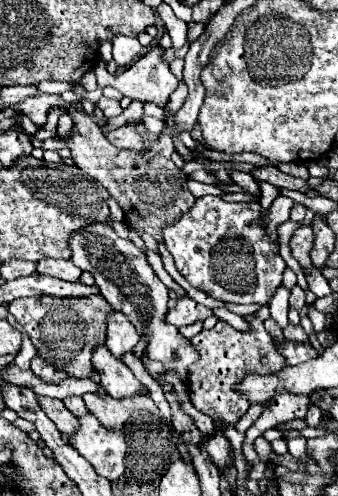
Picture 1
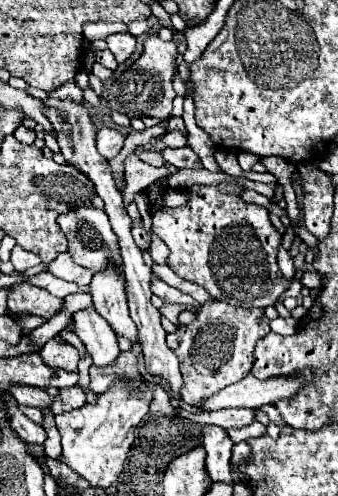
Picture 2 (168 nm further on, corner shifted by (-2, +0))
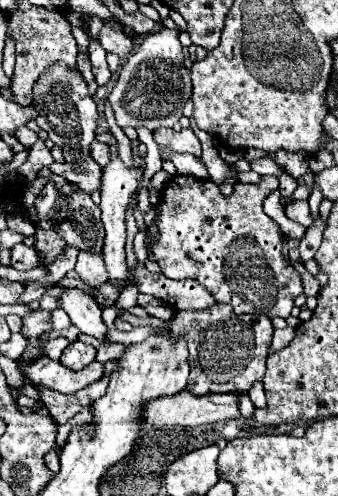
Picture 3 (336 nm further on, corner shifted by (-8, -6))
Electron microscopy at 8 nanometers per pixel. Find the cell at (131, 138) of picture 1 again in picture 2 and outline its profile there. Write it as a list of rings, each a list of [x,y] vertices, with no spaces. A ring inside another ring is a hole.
[[[100,128],[98,134],[96,134],[98,152],[100,152],[106,160],[114,158],[114,156],[120,152],[124,140],[126,140],[126,136],[124,136],[122,132],[114,130],[114,128]]]

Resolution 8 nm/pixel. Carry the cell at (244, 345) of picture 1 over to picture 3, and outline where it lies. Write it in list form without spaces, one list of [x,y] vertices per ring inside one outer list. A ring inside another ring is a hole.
[[[214,304],[210,310],[176,312],[172,334],[184,338],[190,348],[190,380],[186,390],[194,394],[216,392],[248,392],[250,386],[266,372],[266,356],[270,350],[274,326],[270,318],[256,314],[234,314],[228,304]]]

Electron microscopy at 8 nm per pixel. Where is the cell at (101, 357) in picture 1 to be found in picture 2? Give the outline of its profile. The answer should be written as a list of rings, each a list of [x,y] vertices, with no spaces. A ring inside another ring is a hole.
[[[92,306],[74,314],[74,332],[84,342],[94,366],[108,366],[116,362],[120,354],[116,334]]]

